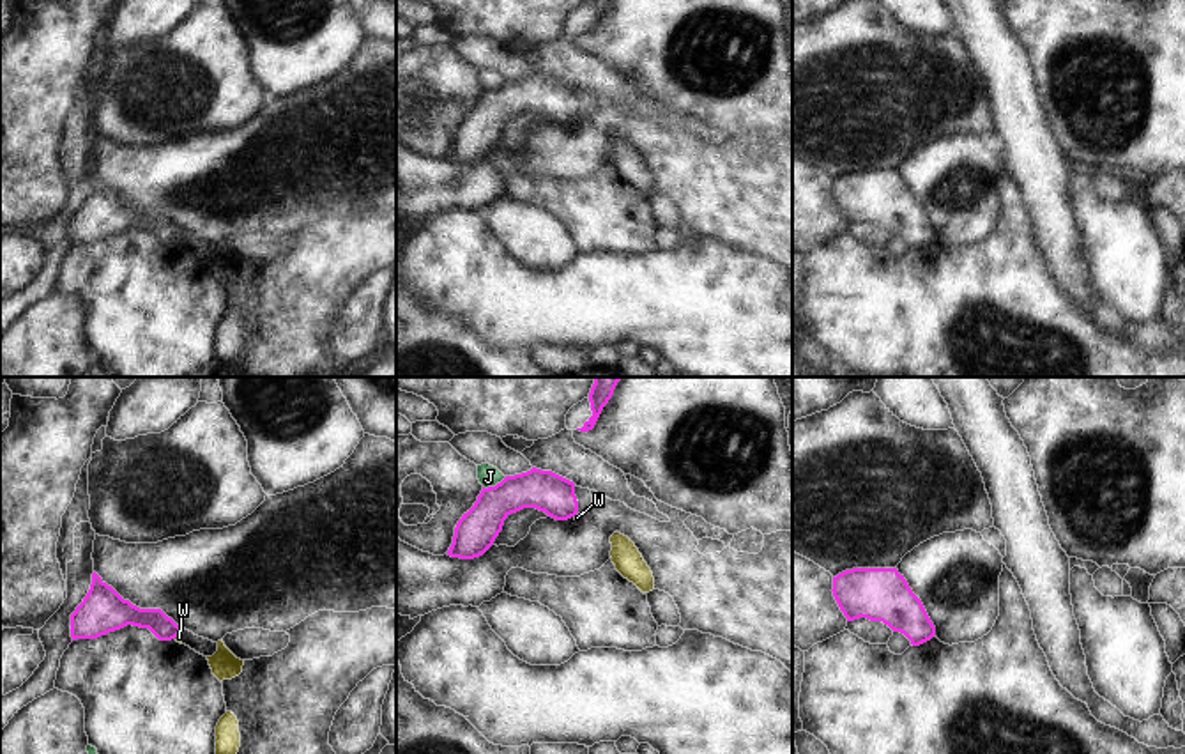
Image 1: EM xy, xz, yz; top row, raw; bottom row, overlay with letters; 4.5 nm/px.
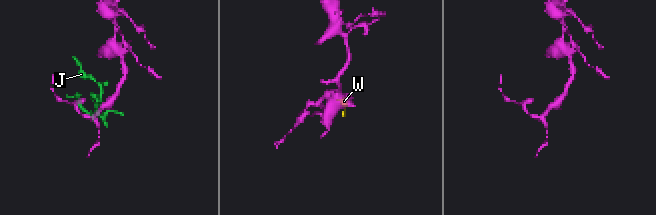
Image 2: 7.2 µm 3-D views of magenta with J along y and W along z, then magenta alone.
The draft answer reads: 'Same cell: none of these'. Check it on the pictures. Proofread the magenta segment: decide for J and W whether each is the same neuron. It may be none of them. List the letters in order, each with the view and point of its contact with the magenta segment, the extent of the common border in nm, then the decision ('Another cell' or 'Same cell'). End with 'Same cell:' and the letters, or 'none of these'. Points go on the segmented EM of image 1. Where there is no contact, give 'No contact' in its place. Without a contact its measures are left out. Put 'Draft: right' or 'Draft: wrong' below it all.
J: Touches magenta at xz (496, 485). Shared border 120 nm. Another cell
W: Touches magenta at xy (175, 636). Shared border 40 nm. Another cell
Same cell: none of these.
Draft: right

